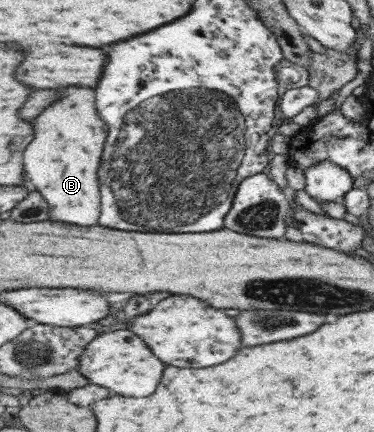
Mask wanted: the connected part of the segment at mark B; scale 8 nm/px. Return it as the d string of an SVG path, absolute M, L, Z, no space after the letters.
M67 87L63 91L65 95L33 121L37 123L37 139L25 151L25 169L49 202L51 219L87 227L97 223L102 211L100 168L108 123L97 109L95 89Z

